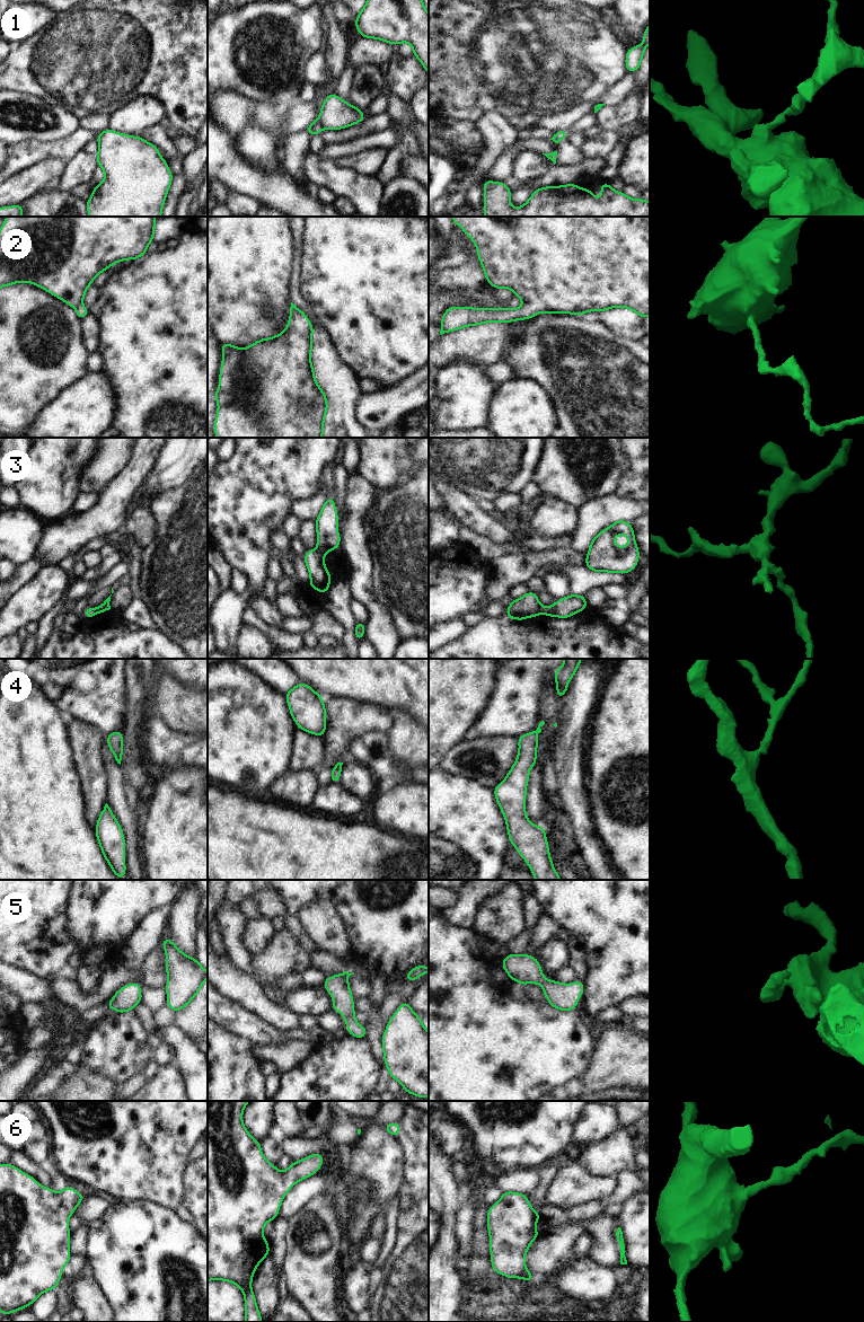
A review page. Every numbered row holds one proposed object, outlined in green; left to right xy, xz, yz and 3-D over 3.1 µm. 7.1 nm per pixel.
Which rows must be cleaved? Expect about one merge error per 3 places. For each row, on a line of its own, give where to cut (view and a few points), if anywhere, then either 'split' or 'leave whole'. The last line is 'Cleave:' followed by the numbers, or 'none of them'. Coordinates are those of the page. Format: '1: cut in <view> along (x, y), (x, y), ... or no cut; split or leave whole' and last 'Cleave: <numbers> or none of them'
1: cut in xz along (317, 120), (323, 129); split
2: no cut; leave whole
3: cut in yz along (544, 607), (541, 613); split
4: no cut; leave whole
5: no cut; leave whole
6: no cut; leave whole
Cleave: 1, 3

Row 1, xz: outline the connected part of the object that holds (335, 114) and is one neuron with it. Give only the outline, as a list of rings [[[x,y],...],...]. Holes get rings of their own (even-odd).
[[[334,92],[327,95],[320,107],[320,122],[323,130],[342,130],[365,118],[363,111],[351,106],[346,100],[341,99]]]

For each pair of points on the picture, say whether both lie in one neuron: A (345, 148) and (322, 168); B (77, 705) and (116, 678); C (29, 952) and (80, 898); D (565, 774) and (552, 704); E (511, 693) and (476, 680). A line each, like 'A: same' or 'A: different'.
A: different
B: same
C: different
D: different
E: different

